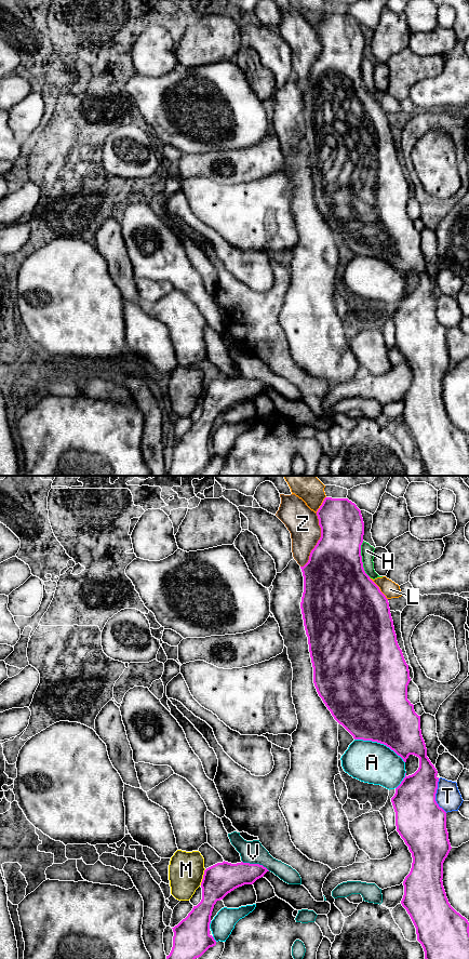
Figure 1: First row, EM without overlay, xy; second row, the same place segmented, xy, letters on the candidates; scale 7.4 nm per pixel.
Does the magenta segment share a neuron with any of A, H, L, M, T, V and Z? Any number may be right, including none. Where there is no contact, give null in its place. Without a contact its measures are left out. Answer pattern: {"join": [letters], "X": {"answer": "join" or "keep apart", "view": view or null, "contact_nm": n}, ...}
{"join": [], "A": {"answer": "keep apart", "view": "xy", "contact_nm": 420}, "H": {"answer": "keep apart", "view": "xy", "contact_nm": 280}, "L": {"answer": "keep apart", "view": "xy", "contact_nm": 220}, "M": {"answer": "keep apart", "view": "xy", "contact_nm": 130}, "T": {"answer": "keep apart", "view": "xy", "contact_nm": 260}, "V": {"answer": "keep apart", "view": "xy", "contact_nm": 220}, "Z": {"answer": "keep apart", "view": "xy", "contact_nm": 420}}

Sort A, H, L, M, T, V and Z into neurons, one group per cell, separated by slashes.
A / H / L / M / T / V / Z

